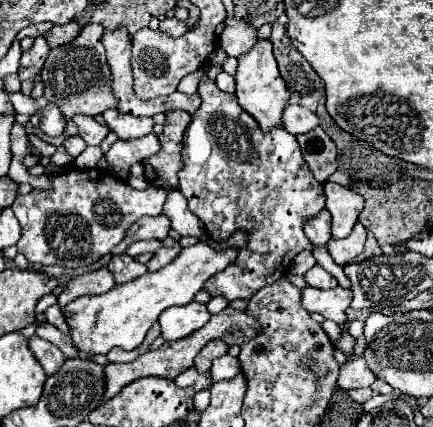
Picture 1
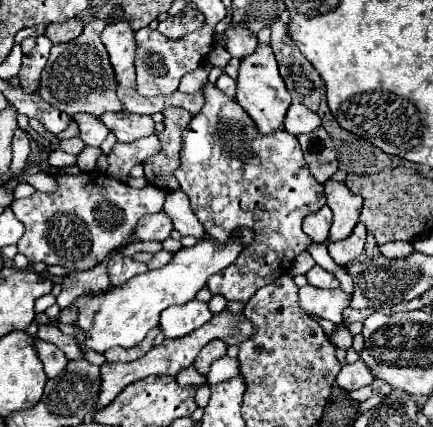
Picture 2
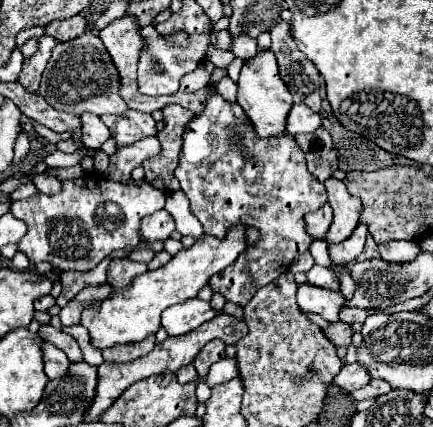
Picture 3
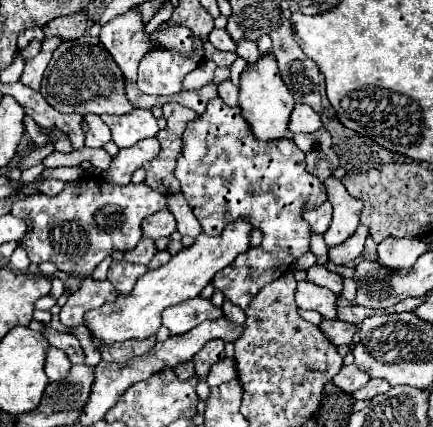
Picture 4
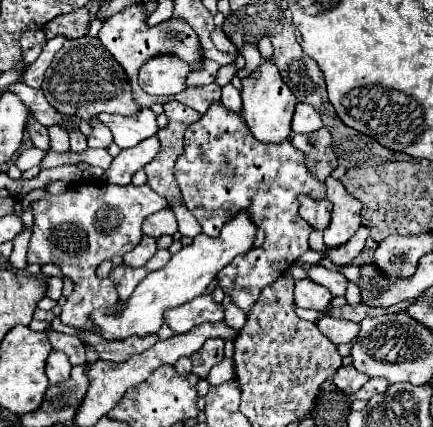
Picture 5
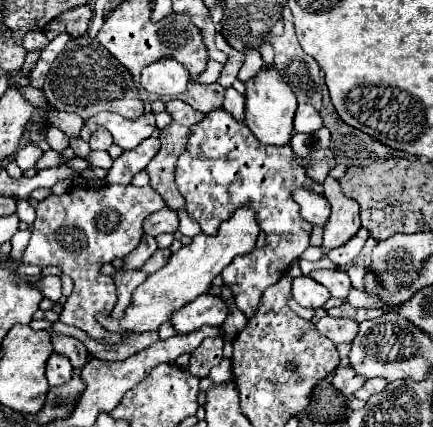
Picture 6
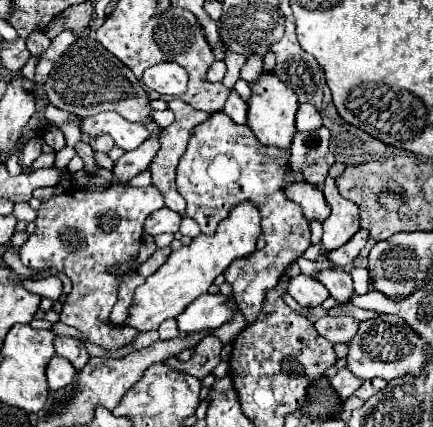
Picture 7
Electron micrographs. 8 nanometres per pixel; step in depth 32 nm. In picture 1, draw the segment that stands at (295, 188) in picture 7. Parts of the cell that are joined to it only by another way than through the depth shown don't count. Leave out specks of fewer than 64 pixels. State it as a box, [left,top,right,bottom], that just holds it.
[304,208,332,246]

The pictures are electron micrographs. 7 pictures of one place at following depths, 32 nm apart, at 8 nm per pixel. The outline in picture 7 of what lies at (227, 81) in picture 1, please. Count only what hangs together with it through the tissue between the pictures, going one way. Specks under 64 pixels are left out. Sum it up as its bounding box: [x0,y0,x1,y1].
[222,90,248,124]

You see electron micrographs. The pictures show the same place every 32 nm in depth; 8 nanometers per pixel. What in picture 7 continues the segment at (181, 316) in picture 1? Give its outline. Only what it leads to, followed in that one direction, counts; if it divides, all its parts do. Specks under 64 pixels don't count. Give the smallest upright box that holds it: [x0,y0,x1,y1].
[176,294,240,332]

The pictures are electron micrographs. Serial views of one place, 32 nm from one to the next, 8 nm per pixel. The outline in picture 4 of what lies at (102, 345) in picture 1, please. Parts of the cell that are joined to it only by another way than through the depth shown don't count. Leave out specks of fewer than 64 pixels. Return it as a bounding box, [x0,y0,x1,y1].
[86,218,252,344]

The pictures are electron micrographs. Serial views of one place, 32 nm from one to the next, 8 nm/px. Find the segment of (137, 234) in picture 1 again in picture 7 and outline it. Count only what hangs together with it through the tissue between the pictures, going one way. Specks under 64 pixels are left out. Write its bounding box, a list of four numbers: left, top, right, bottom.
[144,208,182,236]

